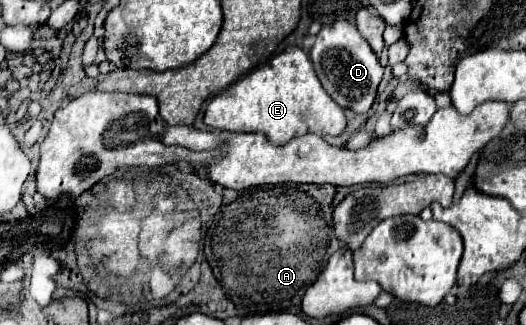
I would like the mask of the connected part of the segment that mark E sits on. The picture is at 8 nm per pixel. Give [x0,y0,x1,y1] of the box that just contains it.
[204,46,346,144]

